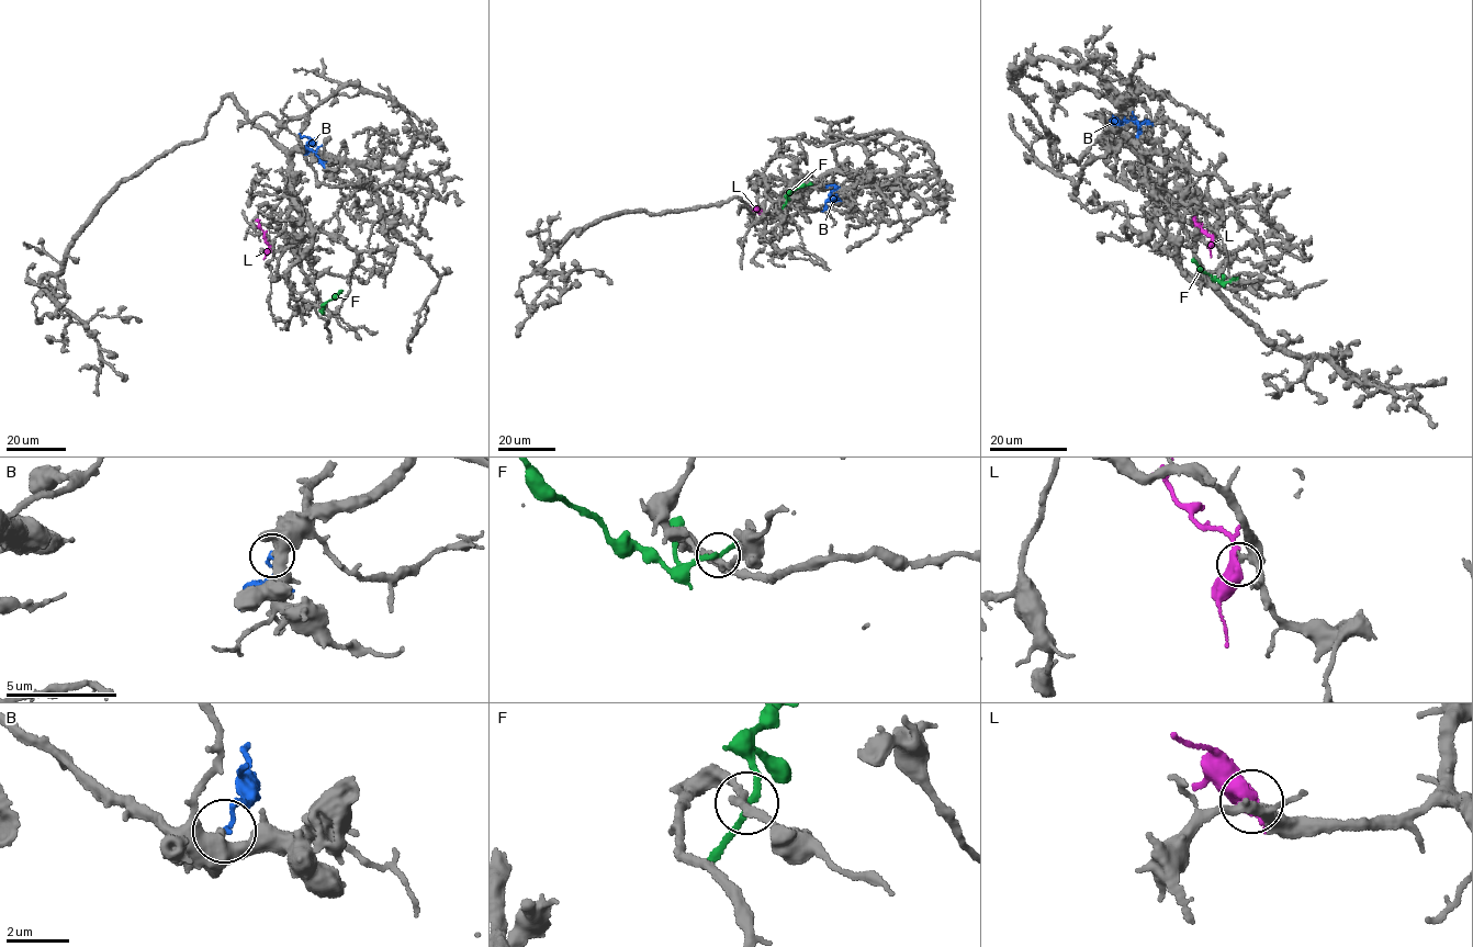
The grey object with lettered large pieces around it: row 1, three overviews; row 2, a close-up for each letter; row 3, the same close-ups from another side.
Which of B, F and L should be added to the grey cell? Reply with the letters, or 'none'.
L

